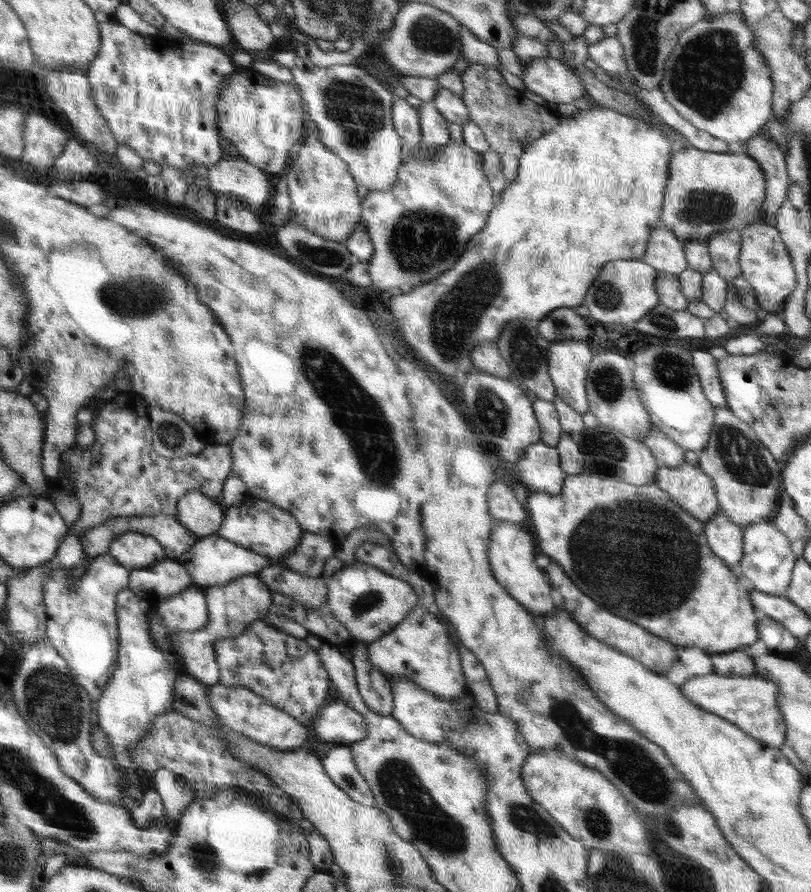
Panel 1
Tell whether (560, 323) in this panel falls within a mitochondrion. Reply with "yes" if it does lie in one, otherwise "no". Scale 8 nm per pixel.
yes

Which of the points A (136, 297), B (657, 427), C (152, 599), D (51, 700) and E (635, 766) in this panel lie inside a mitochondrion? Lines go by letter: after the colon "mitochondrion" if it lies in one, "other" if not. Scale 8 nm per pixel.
A: mitochondrion
B: other
C: other
D: mitochondrion
E: mitochondrion

